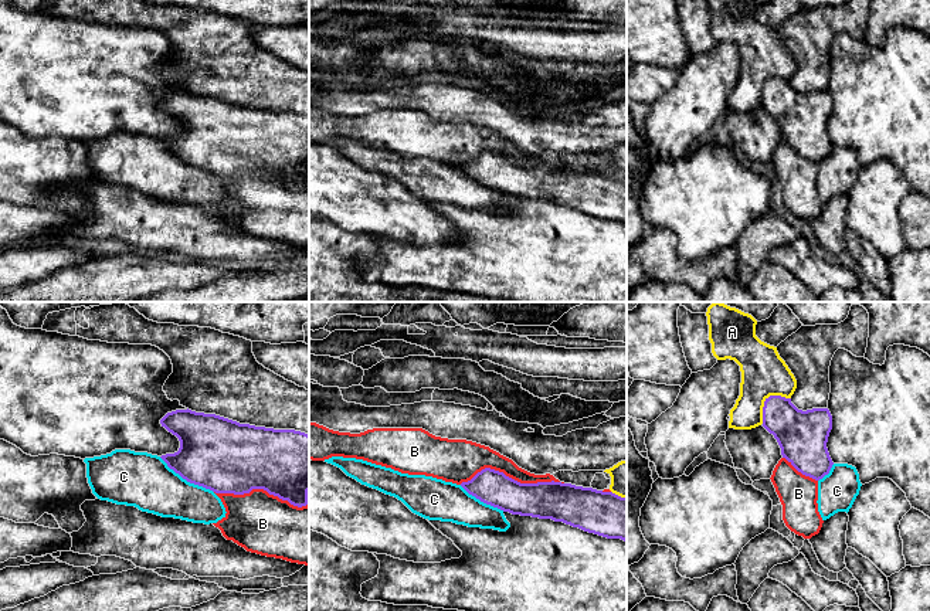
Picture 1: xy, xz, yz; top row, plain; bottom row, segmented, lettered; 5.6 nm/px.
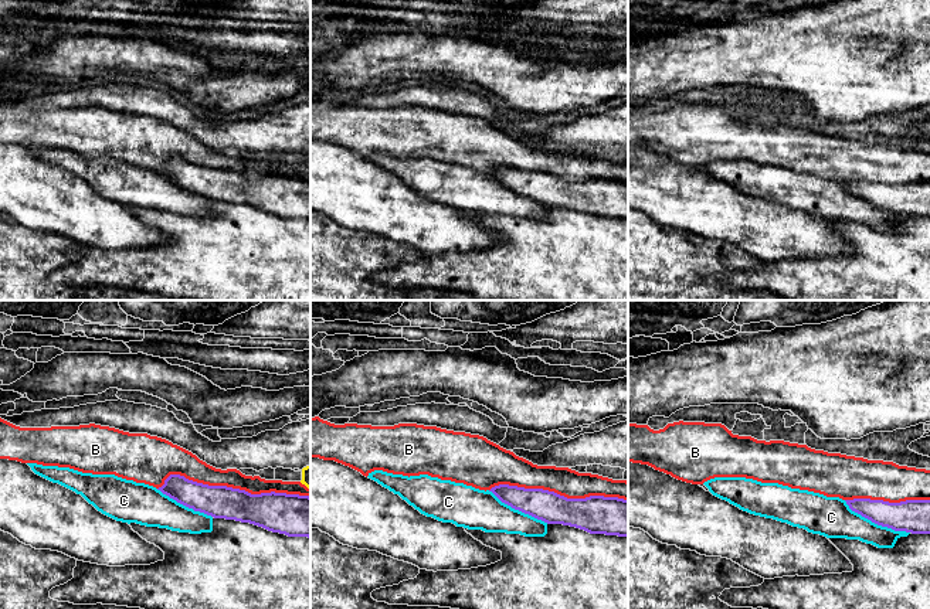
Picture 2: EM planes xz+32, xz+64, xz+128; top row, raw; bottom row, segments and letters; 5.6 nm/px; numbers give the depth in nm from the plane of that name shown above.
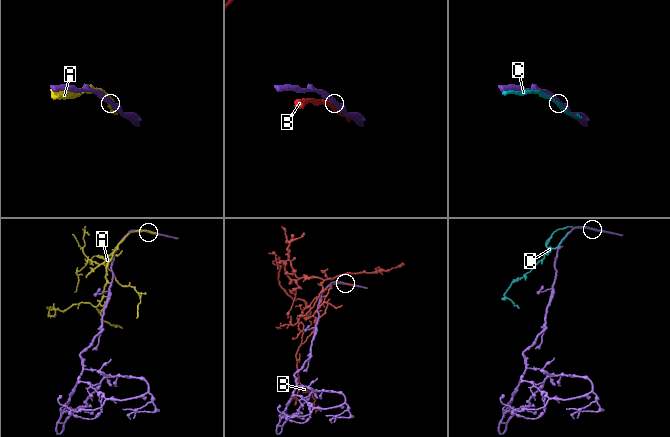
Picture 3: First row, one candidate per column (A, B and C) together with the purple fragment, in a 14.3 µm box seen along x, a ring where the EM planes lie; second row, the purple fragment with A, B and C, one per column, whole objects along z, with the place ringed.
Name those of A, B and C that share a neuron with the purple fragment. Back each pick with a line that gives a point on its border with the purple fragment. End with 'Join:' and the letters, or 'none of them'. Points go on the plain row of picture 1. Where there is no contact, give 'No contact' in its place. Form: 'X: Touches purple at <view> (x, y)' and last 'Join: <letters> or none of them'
Join: none of them

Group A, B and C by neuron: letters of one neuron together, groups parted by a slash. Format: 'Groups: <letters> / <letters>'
Groups: A / B / C

